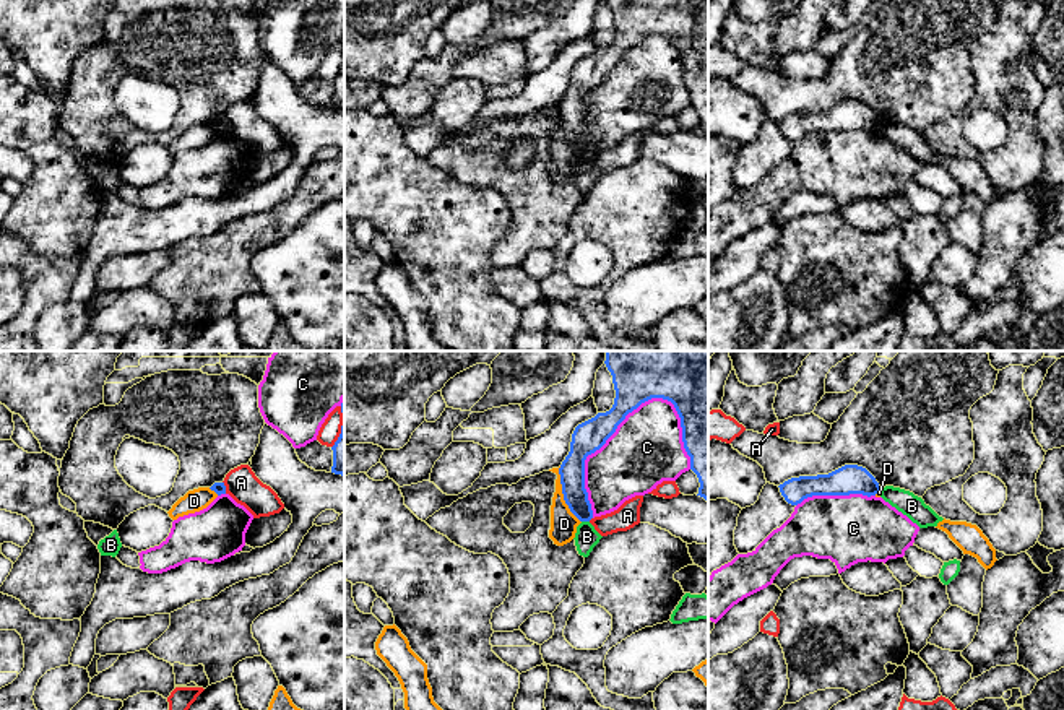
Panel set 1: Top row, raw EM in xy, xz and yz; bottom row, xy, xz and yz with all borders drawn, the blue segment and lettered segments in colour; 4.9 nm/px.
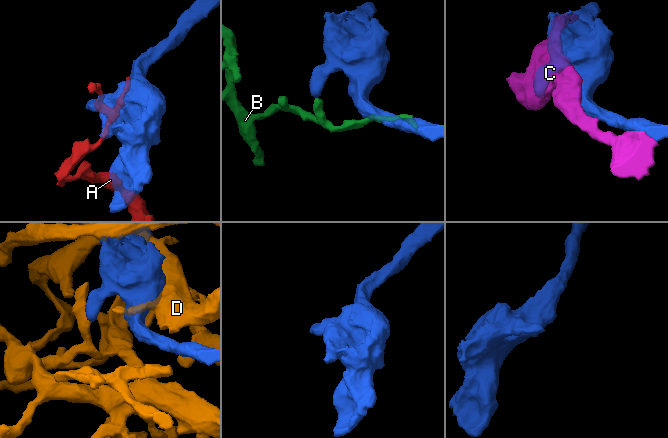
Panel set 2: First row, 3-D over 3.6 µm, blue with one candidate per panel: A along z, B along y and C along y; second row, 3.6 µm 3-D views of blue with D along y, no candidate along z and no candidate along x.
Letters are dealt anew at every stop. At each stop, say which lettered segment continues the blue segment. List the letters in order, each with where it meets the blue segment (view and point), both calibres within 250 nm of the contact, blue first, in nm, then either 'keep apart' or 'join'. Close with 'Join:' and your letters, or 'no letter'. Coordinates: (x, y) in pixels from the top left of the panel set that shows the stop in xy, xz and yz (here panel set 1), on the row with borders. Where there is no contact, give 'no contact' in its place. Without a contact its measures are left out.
A: contact xy (341, 428); calibres 110 and 100 nm; keep apart
B: contact xz (585, 520); calibres 130 and 110 nm; keep apart
C: contact xz (600, 447); calibres 160 and 360 nm; keep apart
D: contact xz (562, 493); calibres 130 and 130 nm; keep apart
Join: no letter

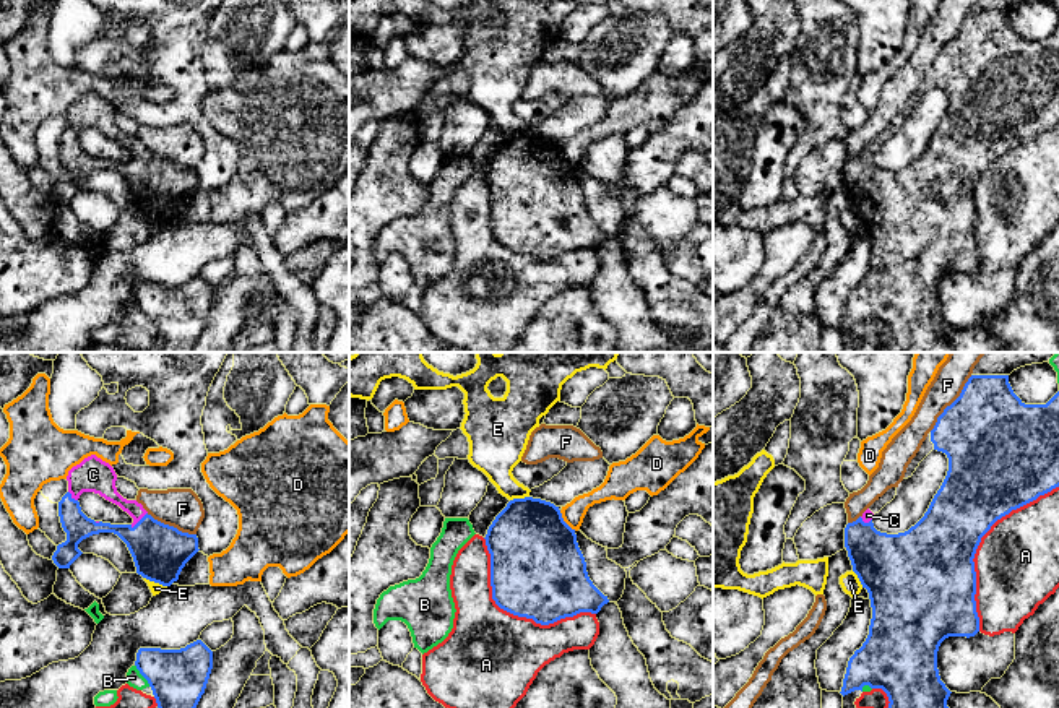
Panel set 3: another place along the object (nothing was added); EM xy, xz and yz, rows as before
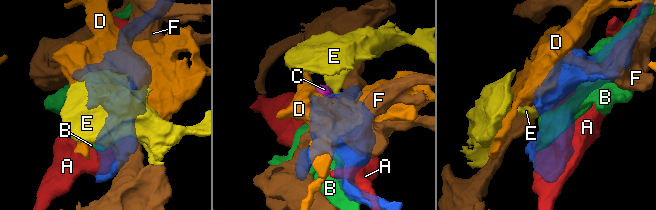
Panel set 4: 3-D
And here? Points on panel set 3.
A: contact yz (978, 544); calibres 400 and 420 nm; keep apart
B: contact xy (142, 674); calibres 280 and 80 nm; keep apart
C: contact xy (140, 520); calibres 280 and 110 nm; join
D: contact xz (564, 522); calibres 460 and 110 nm; keep apart
E: contact xy (155, 582); calibres 280 and 60 nm; keep apart
F: contact yz (952, 403); calibres 460 and 150 nm; keep apart
Join: C

